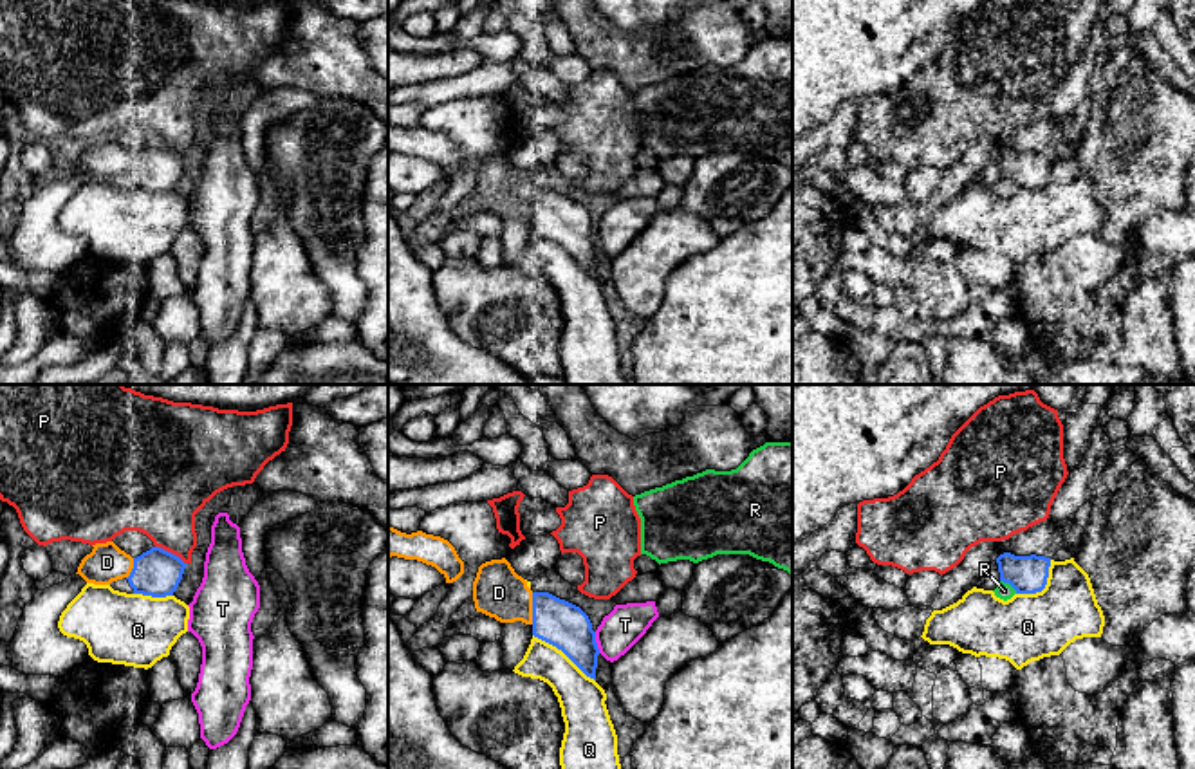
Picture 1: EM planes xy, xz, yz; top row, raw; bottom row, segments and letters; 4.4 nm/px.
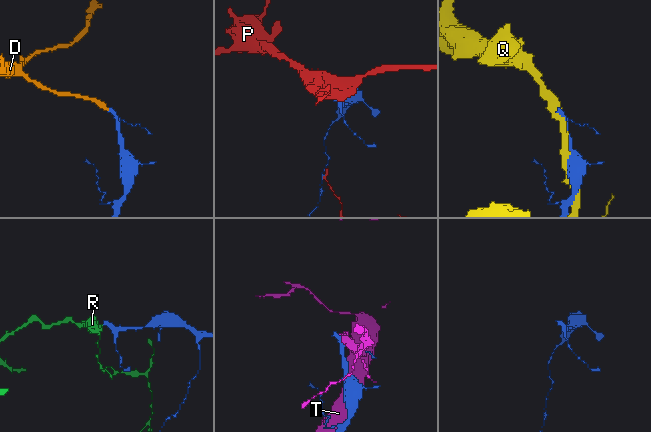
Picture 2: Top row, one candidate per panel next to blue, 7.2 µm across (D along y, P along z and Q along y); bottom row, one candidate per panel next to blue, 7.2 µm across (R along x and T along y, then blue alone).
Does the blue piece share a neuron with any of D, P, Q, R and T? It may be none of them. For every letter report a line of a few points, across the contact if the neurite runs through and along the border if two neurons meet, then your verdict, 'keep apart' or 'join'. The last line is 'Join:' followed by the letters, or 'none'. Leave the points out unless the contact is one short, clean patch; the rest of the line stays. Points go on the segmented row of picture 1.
D: join
P: keep apart
Q: keep apart
R: keep apart
T: keep apart
Join: D

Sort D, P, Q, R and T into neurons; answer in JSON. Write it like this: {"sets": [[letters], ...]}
{"sets": [["D"], ["P"], ["Q"], ["R"], ["T"]]}

